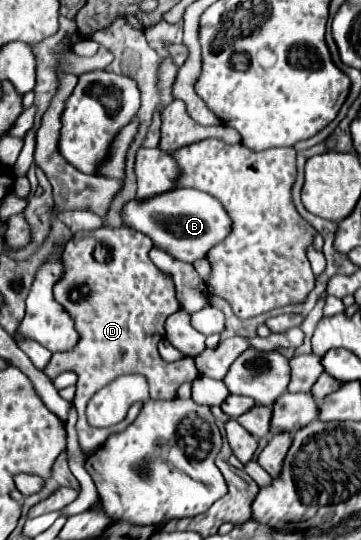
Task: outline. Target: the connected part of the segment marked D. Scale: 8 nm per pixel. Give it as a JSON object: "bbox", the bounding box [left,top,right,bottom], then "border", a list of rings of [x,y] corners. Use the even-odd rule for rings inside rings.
{"bbox":[45,227,199,453],"border":[[[99,227],[95,231],[75,233],[63,255],[65,275],[61,275],[61,279],[55,283],[53,295],[69,311],[77,331],[81,333],[81,339],[73,351],[53,353],[45,375],[49,379],[63,371],[73,371],[77,375],[77,435],[85,453],[103,445],[109,435],[123,431],[135,421],[139,413],[139,405],[133,405],[121,423],[107,429],[97,429],[87,423],[87,401],[95,395],[95,391],[111,383],[115,377],[129,373],[143,375],[149,383],[151,399],[173,399],[179,385],[199,377],[191,357],[167,363],[157,353],[157,343],[165,335],[163,323],[171,313],[179,311],[179,303],[173,291],[173,283],[169,283],[169,275],[161,275],[161,271],[153,267],[149,251],[151,239],[139,231],[129,227]]]}

